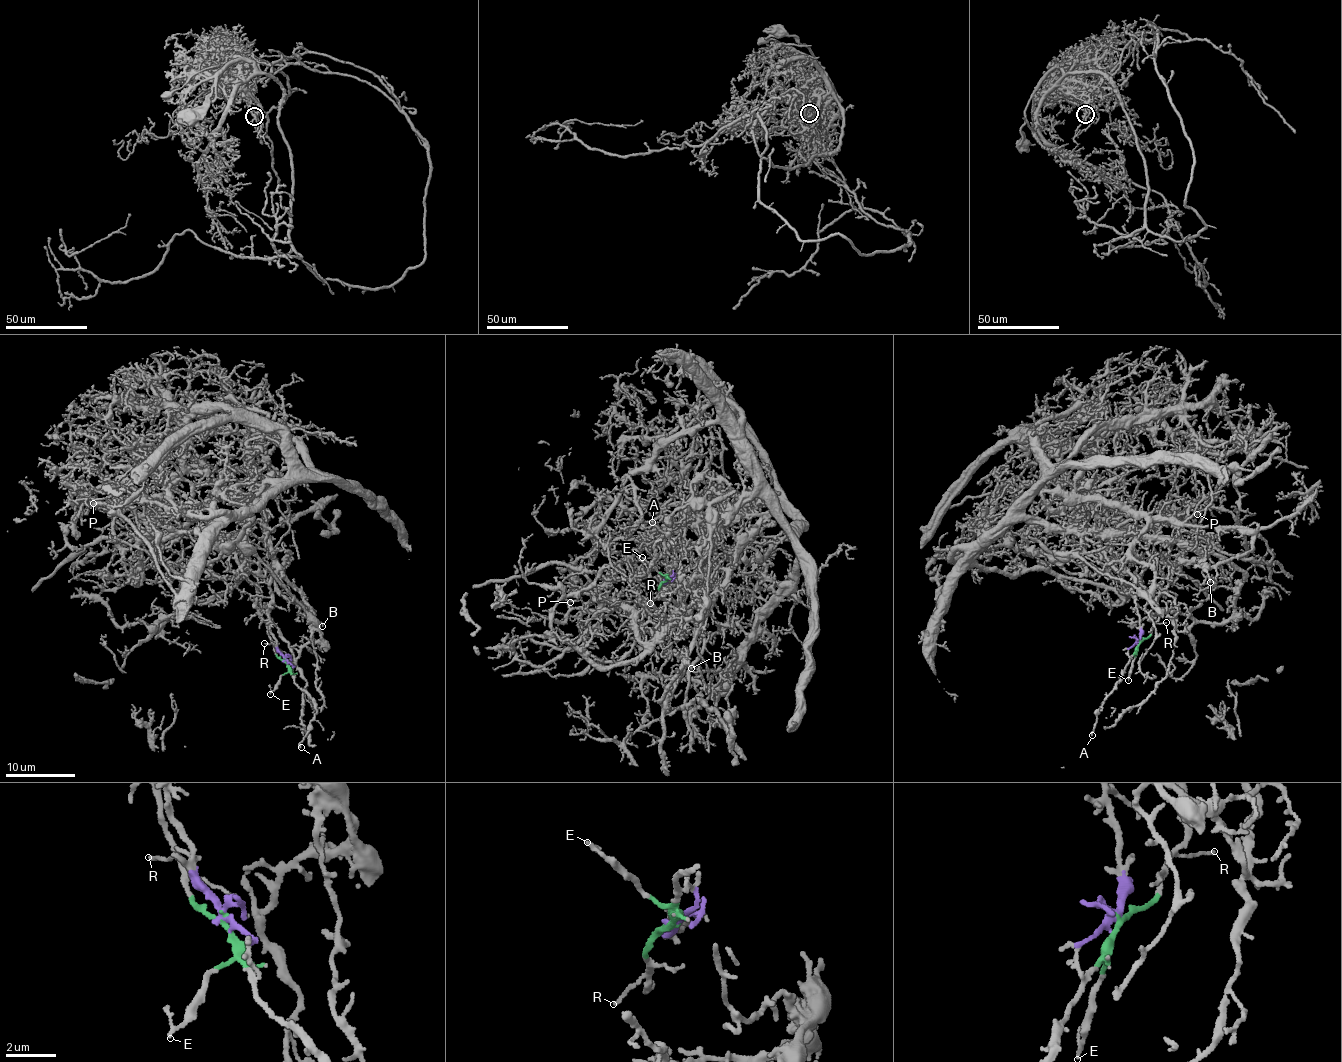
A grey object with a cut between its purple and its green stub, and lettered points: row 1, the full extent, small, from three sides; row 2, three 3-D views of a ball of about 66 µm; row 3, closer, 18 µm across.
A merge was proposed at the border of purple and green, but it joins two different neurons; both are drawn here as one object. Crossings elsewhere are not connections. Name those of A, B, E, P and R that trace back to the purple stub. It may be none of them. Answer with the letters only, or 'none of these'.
B, P

